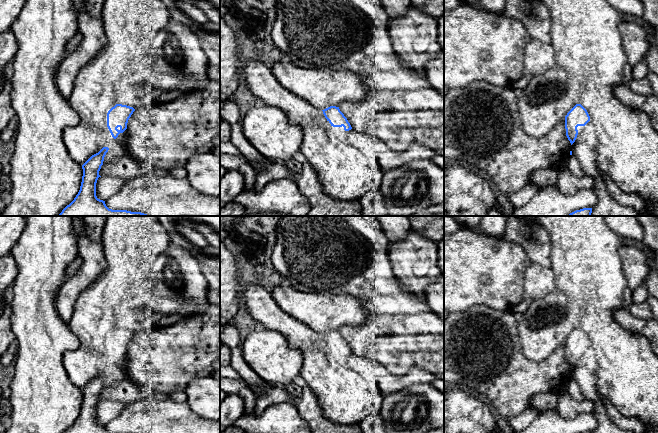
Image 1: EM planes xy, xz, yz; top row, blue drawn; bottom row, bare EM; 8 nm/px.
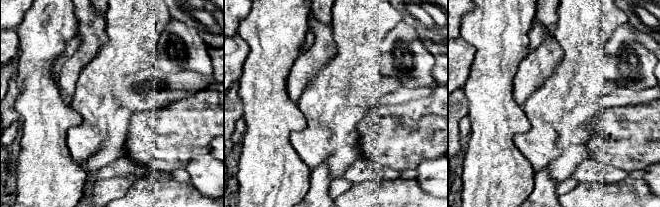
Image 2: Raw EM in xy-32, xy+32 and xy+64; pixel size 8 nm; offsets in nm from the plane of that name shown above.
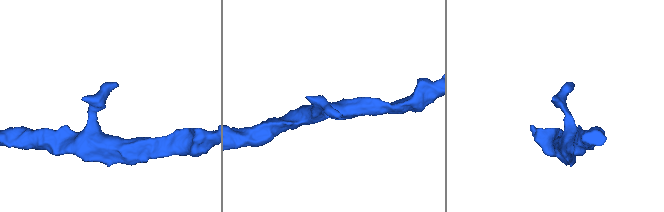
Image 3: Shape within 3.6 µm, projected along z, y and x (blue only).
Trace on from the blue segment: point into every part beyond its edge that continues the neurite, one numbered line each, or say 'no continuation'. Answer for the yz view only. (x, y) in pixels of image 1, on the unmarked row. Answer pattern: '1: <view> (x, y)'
1: yz (587, 358)

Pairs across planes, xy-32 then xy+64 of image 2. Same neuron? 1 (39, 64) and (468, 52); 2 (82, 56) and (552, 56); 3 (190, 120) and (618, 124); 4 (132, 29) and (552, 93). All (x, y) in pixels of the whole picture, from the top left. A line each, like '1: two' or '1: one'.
1: two
2: one
3: one
4: one

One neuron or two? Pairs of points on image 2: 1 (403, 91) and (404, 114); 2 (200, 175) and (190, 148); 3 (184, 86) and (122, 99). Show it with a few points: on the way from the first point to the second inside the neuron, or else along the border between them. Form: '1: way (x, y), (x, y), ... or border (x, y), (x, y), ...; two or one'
1: border (427, 97), (392, 105); two
2: border (207, 152), (197, 154), (184, 168); two
3: way (169, 93), (137, 95); one

